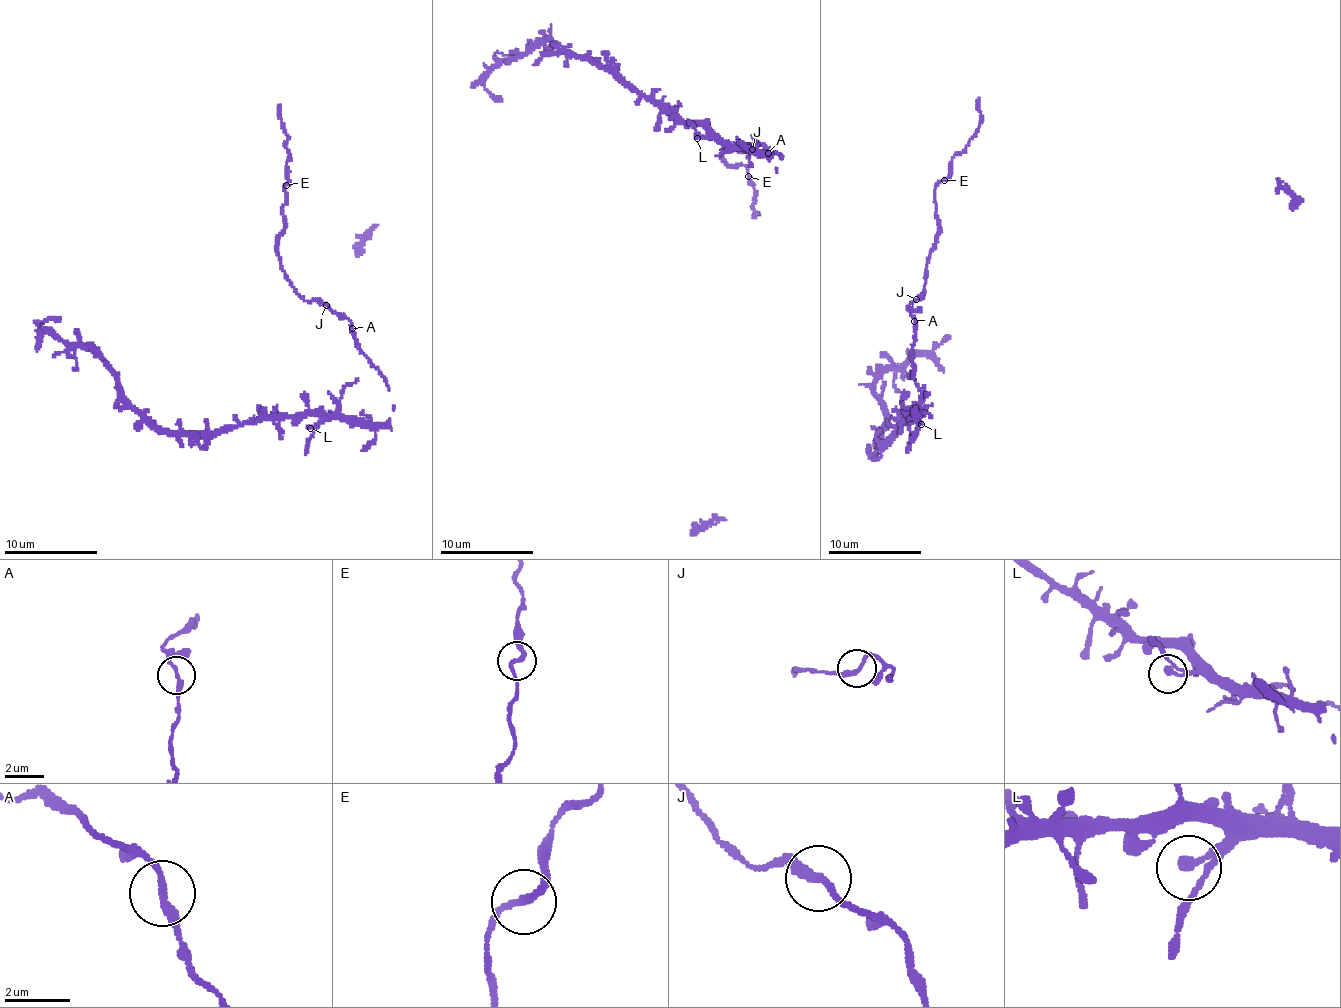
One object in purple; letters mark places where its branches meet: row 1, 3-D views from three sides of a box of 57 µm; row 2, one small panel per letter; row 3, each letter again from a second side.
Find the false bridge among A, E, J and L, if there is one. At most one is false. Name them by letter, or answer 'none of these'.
none of these

